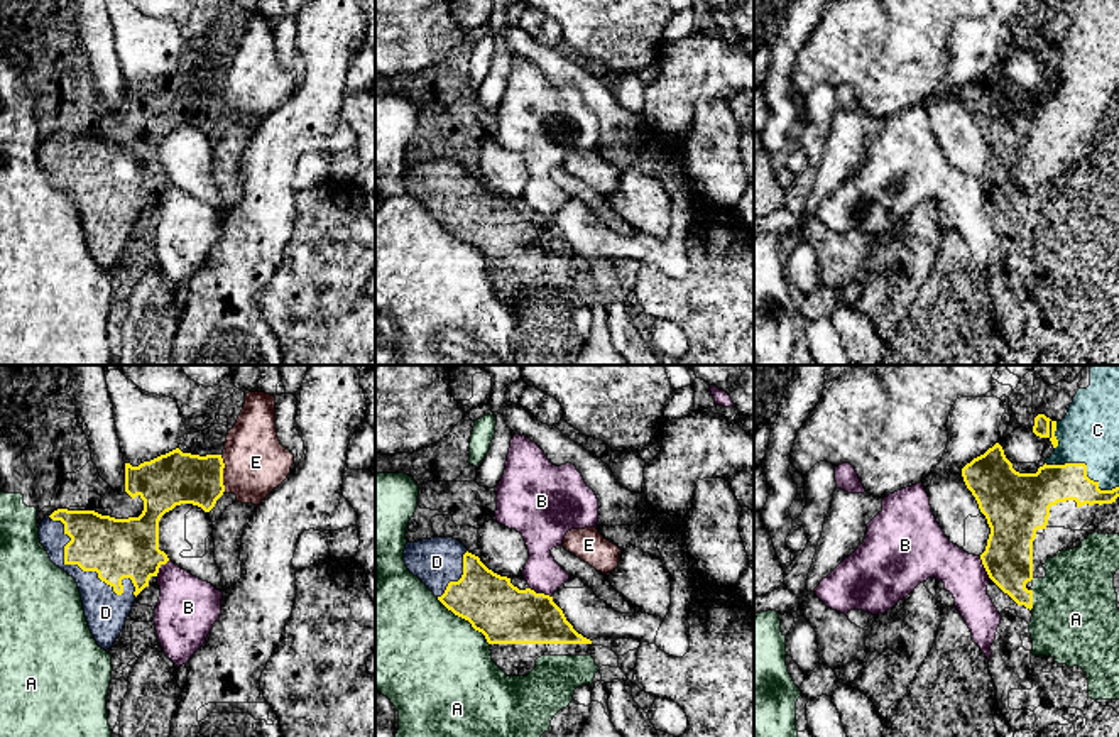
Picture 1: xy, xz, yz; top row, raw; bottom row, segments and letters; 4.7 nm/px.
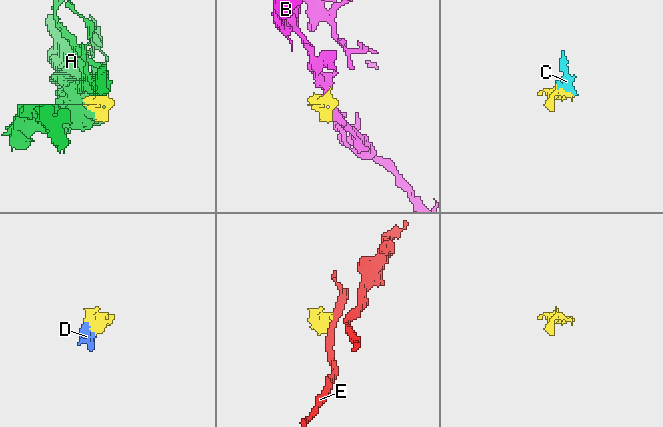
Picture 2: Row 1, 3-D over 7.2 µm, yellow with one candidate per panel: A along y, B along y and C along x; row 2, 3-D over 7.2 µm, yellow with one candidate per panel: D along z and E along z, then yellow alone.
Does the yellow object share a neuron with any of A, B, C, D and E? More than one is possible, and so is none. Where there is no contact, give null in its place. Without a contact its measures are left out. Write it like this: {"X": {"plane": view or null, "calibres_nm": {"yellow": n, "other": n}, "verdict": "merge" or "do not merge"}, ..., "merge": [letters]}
{"A": {"plane": "xz", "calibres_nm": {"yellow": 280, "other": 480}, "verdict": "do not merge"}, "B": {"plane": "xz", "calibres_nm": {"yellow": 280, "other": 170}, "verdict": "do not merge"}, "C": {"plane": "yz", "calibres_nm": {"yellow": 190, "other": 280}, "verdict": "merge"}, "D": {"plane": "xy", "calibres_nm": {"yellow": 280, "other": 200}, "verdict": "merge"}, "E": {"plane": "xy", "calibres_nm": {"yellow": 260, "other": 300}, "verdict": "do not merge"}, "merge": ["C", "D"]}

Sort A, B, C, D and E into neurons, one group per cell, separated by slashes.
A / B / C D / E

